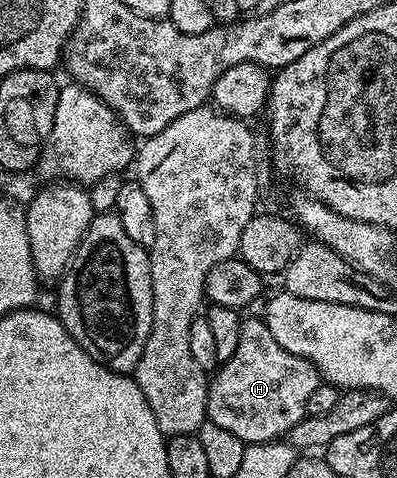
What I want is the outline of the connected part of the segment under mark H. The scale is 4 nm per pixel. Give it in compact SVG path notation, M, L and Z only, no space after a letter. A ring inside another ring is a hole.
M259 317L241 320L238 347L214 376L208 383L207 420L238 435L245 445L287 438L290 427L308 416L310 394L322 384L320 372L306 359L283 349Z

